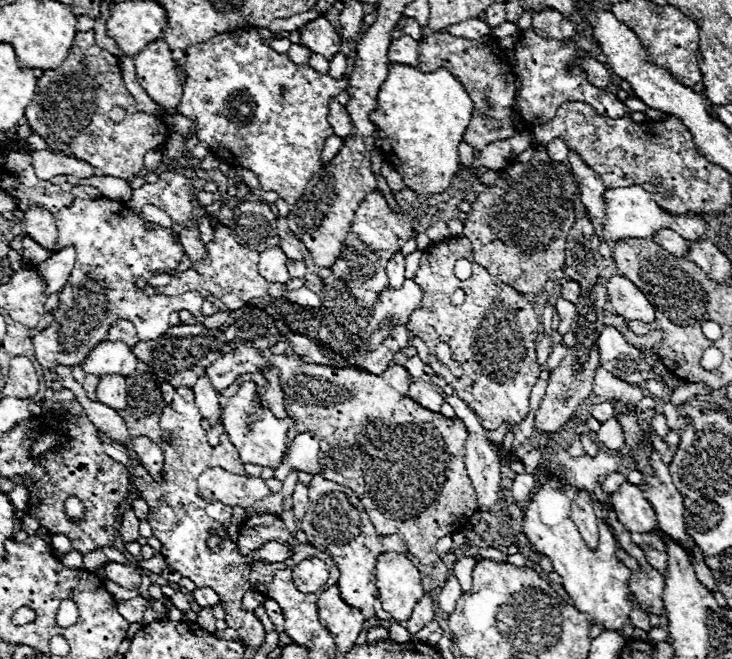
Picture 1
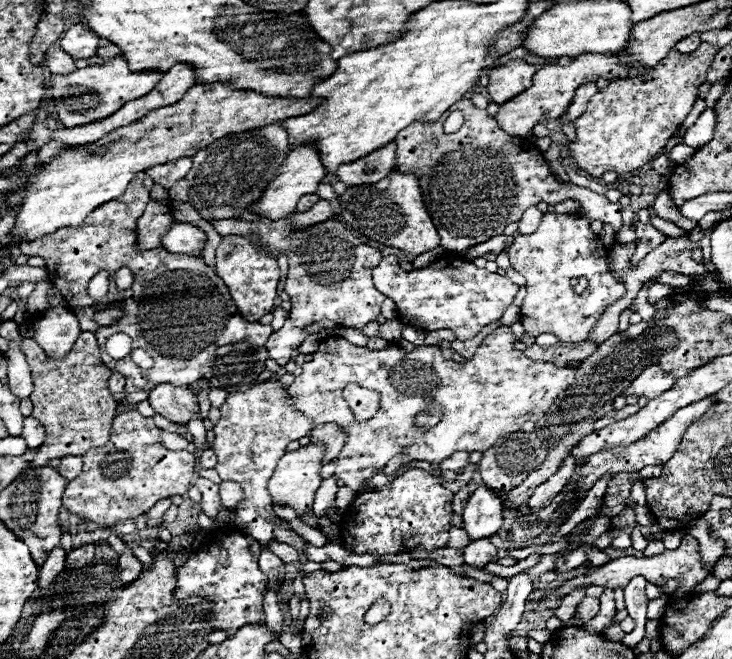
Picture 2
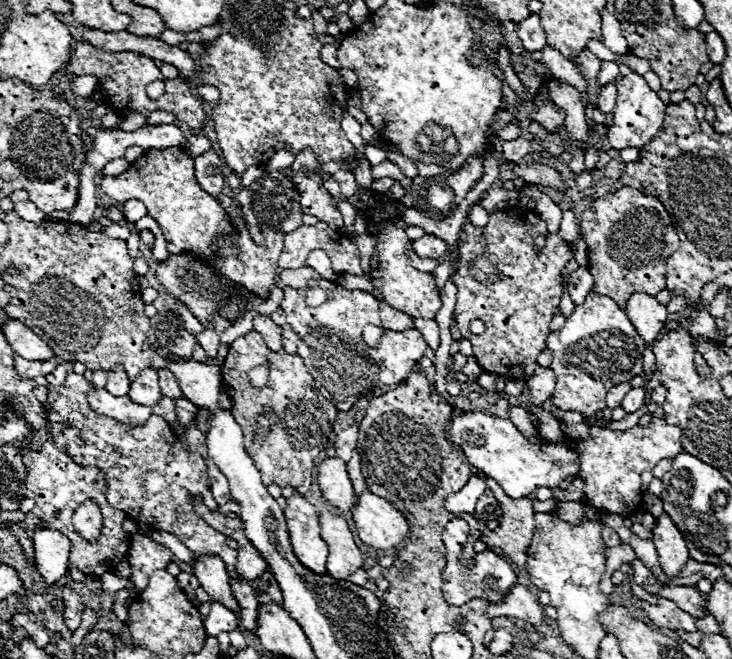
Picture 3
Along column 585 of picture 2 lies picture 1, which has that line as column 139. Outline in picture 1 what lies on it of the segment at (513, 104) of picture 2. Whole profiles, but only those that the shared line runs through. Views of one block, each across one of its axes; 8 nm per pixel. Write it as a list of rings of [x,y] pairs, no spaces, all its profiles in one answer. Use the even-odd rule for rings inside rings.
[[[156,40],[134,56],[136,78],[148,96],[174,116],[174,132],[190,134],[190,122],[178,112],[182,98],[182,82],[176,76],[172,50],[164,40]]]

